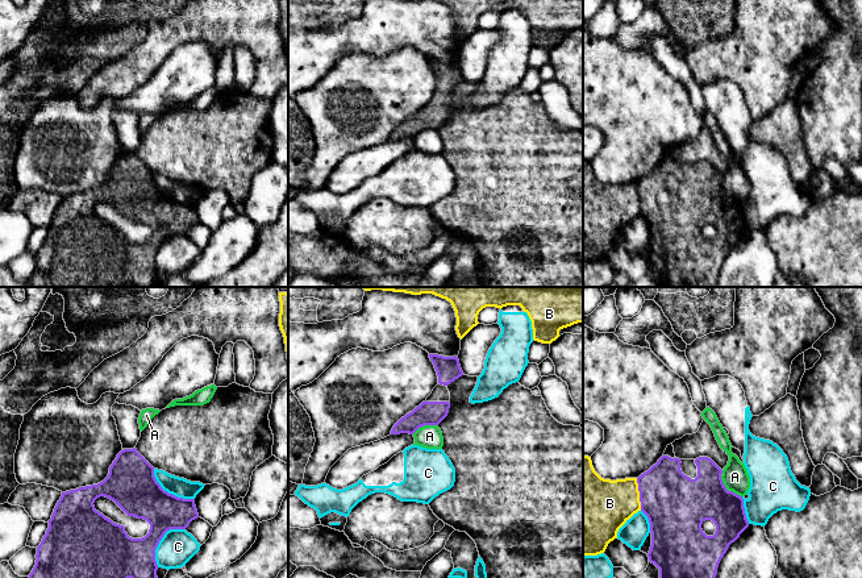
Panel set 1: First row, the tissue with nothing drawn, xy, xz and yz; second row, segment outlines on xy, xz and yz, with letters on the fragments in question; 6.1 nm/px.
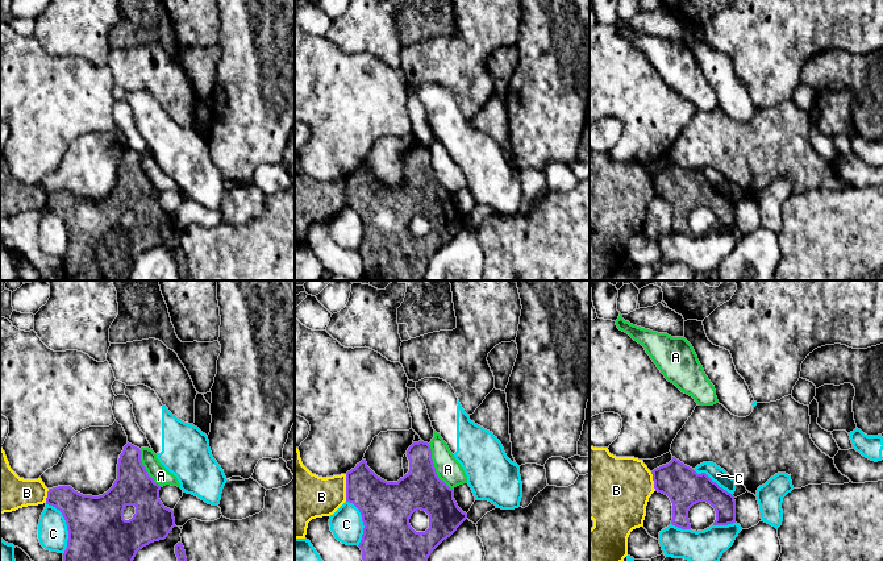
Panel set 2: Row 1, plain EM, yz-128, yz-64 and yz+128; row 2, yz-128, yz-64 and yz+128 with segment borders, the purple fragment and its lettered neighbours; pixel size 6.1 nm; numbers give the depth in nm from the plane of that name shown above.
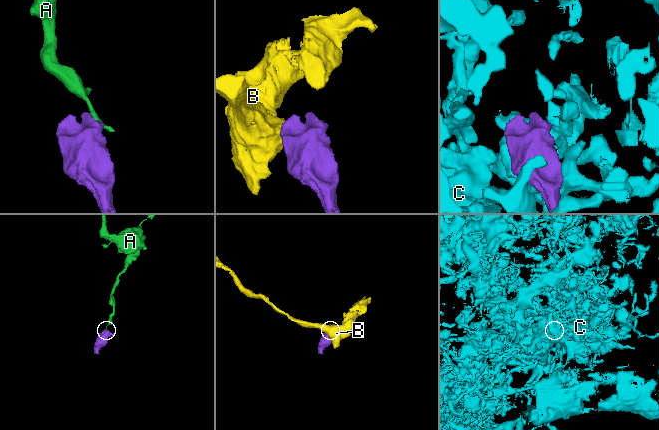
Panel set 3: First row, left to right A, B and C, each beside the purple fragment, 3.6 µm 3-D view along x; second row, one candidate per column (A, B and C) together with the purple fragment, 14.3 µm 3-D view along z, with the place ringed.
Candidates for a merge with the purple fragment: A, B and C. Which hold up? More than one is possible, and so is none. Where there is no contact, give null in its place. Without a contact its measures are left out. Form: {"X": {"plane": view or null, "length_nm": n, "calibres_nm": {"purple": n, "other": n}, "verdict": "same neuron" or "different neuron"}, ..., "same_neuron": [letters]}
{"A": {"plane": "yz", "length_nm": 190, "calibres_nm": {"purple": 280, "other": 160}, "verdict": "different neuron"}, "B": {"plane": "yz", "length_nm": 200, "calibres_nm": {"purple": 380, "other": 340}, "verdict": "different neuron"}, "C": {"plane": "xy", "length_nm": 300, "calibres_nm": {"purple": 260, "other": 220}, "verdict": "different neuron"}, "same_neuron": []}

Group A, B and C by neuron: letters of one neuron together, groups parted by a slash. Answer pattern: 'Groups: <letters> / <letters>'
Groups: A / B / C

